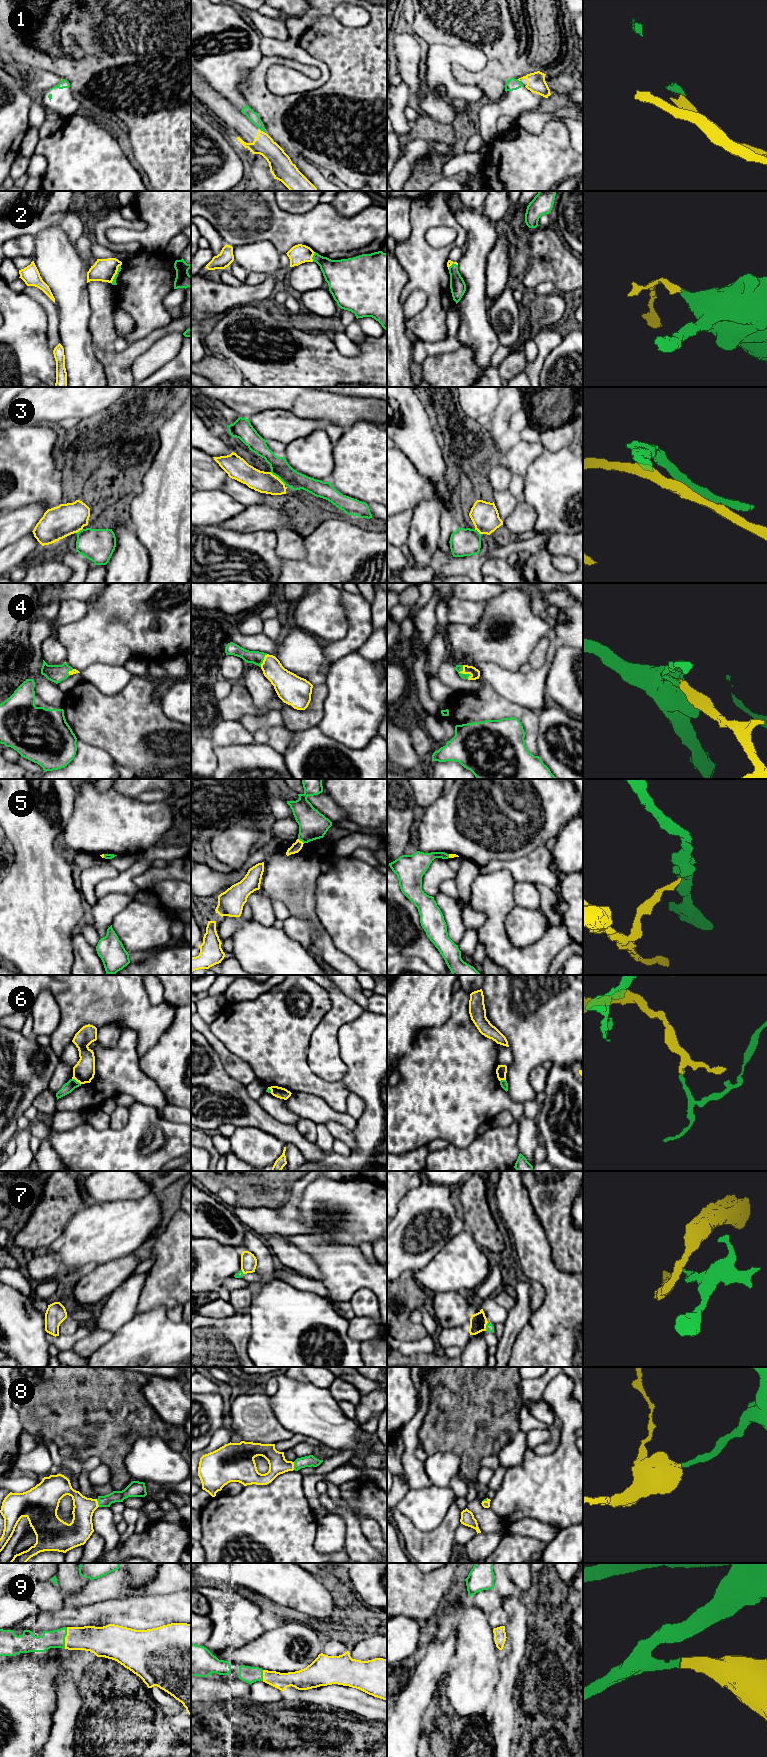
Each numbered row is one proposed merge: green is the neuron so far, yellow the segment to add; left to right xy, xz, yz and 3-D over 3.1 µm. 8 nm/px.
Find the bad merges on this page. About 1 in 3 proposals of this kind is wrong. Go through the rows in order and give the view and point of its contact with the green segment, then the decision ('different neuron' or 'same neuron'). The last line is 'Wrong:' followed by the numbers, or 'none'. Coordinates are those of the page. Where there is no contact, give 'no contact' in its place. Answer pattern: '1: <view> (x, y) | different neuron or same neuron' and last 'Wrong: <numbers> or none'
1: xz (261, 130) | different neuron
2: xy (116, 274) | same neuron
3: xz (278, 477) | same neuron
4: yz (463, 674) | same neuron
5: xz (301, 840) | different neuron
6: xy (75, 1080) | same neuron
7: yz (486, 1326) | different neuron
8: xy (98, 1503) | same neuron
9: xy (64, 1638) | same neuron
Wrong: 1, 5, 7

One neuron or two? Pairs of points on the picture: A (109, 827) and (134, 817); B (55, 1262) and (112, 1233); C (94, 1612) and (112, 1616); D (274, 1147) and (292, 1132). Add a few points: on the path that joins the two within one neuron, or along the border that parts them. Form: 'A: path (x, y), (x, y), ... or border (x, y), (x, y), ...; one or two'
A: path (115, 824), (128, 823); one
B: path (69, 1257), (93, 1235), (98, 1234); one
C: path (98, 1612), (108, 1612); one
D: border (260, 1130), (272, 1134), (284, 1144); two

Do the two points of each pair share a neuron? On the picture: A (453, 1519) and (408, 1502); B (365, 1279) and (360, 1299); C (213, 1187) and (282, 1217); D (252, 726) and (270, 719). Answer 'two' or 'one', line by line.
A: two
B: two
C: two
D: one

